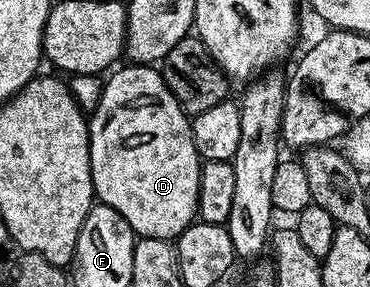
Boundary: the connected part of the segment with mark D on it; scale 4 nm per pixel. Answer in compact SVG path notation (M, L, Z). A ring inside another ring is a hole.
M119 66L109 76L111 79L103 82L98 108L88 119L94 193L101 206L116 209L116 213L128 221L135 236L174 241L190 228L198 213L203 160L198 158L198 150L192 141L192 119L182 110L176 97L172 97L157 66L125 66Z

